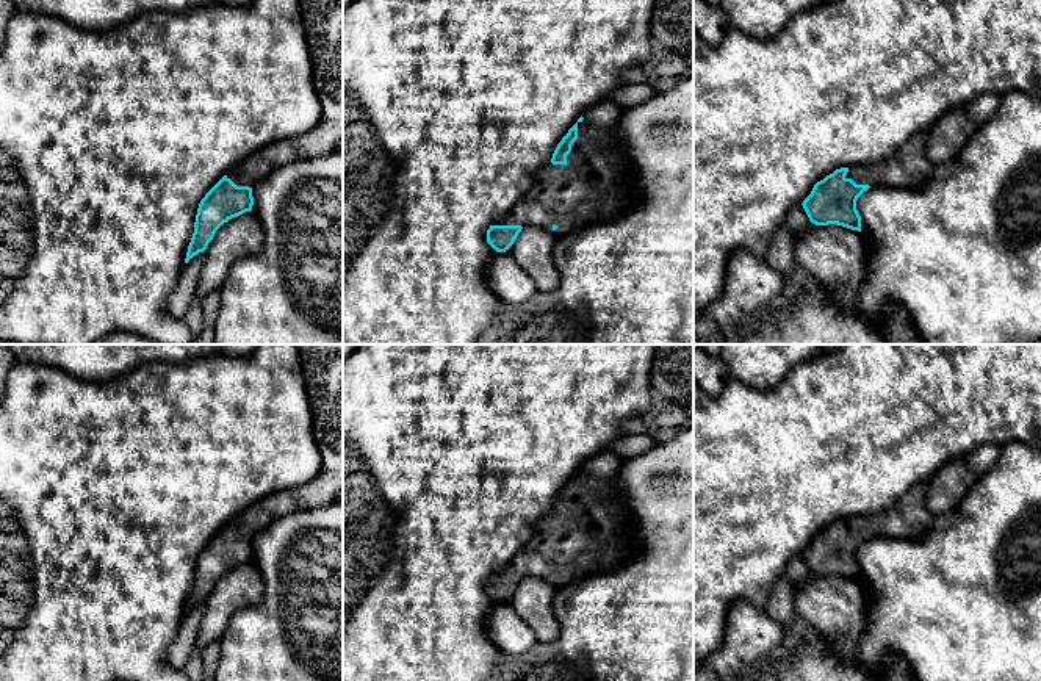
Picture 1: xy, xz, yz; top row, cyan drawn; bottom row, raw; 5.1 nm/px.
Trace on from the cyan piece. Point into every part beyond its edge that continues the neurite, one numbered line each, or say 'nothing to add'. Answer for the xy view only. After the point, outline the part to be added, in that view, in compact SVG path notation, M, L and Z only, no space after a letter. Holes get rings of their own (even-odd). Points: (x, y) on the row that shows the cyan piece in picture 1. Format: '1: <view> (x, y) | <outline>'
1: xy (323, 19) | M297 0L313 63L313 85L321 103L321 117L307 133L271 142L227 172L236 186L254 188L280 166L332 153L343 141L343 0Z

